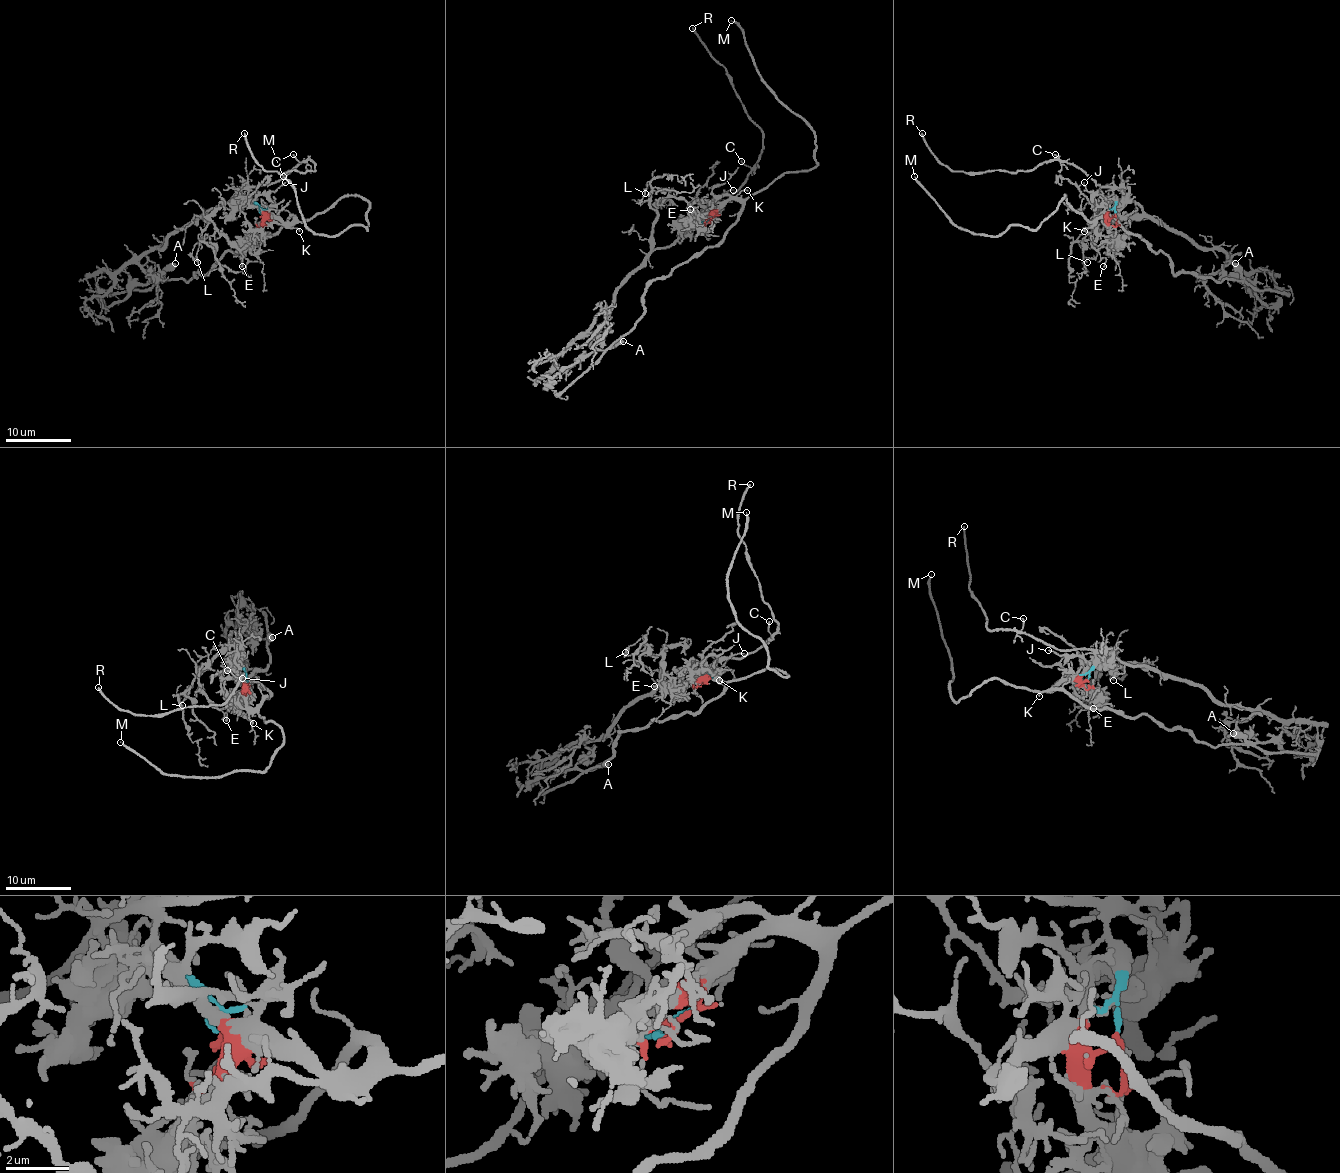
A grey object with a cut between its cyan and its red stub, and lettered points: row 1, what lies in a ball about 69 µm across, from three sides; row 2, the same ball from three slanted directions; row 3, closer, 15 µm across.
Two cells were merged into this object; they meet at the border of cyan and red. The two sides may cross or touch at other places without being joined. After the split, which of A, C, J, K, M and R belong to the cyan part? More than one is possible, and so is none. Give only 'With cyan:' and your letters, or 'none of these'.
With cyan: C, R

